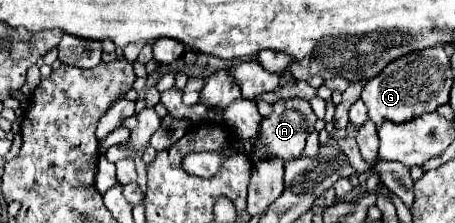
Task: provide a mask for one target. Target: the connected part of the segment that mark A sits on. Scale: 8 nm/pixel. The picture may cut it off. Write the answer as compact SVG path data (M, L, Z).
M288 98L288 100L278 100L272 104L272 114L262 118L260 124L260 134L256 138L256 142L260 142L262 146L262 154L264 158L280 158L282 162L300 158L304 152L304 142L306 136L310 132L314 132L314 122L316 122L316 114L310 106L306 106L306 102L302 98Z

